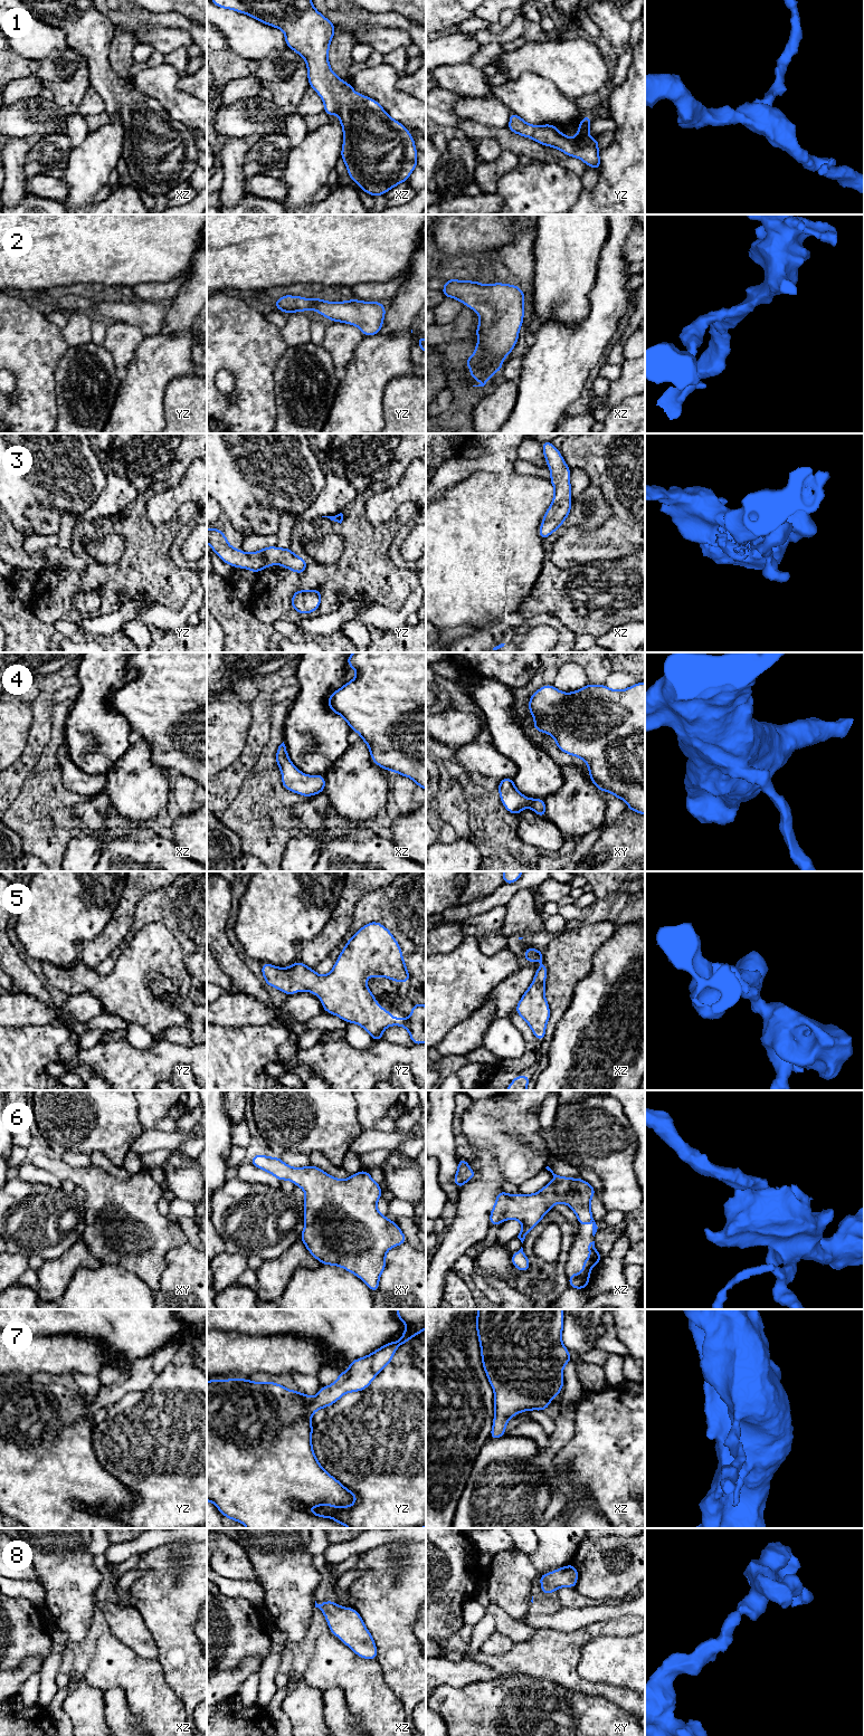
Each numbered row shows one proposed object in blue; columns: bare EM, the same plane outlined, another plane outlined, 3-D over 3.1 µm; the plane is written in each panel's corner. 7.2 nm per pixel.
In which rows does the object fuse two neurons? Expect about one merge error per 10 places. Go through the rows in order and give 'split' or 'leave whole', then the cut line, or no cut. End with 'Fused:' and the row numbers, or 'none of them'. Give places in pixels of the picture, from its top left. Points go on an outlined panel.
1: leave whole | no cut
2: leave whole | no cut
3: leave whole | no cut
4: leave whole | no cut
5: leave whole | no cut
6: leave whole | no cut
7: leave whole | no cut
8: leave whole | no cut
Fused: none of them

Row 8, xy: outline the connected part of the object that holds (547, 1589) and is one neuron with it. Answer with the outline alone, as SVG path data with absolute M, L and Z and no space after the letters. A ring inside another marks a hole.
M569 1564L544 1575L540 1575L539 1580L543 1594L556 1592L562 1586L575 1589L578 1581L578 1570L572 1564Z

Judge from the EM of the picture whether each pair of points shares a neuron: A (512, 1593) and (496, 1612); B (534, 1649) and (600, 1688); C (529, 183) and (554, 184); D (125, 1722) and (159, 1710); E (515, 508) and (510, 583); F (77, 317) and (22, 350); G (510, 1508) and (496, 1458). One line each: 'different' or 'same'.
A: different
B: same
C: same
D: different
E: same
F: different
G: same

